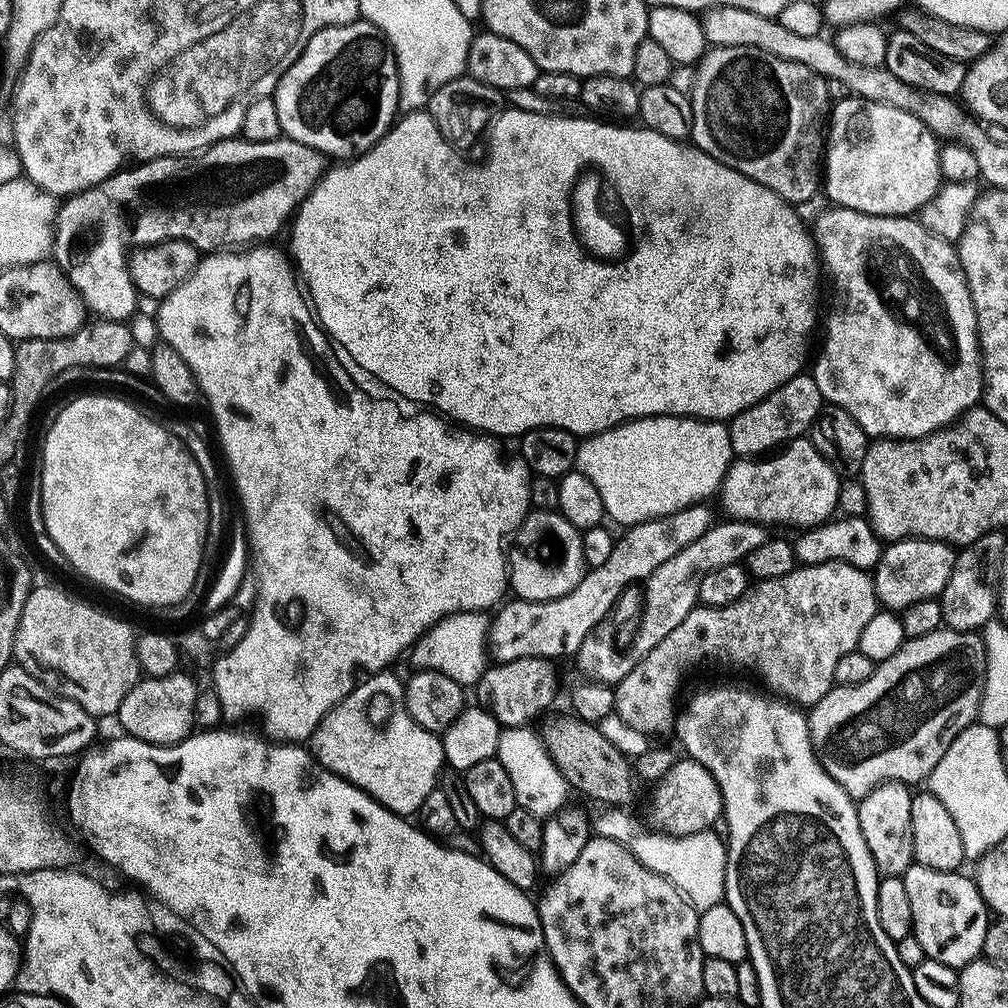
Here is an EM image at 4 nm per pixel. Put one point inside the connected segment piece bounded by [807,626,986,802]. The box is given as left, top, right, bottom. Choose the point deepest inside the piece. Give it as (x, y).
(934, 683)

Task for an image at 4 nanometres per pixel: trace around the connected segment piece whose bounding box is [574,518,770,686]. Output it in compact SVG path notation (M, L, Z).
M728 518L723 522L725 524L713 523L706 530L706 534L698 538L698 542L690 542L682 550L678 550L678 554L674 554L670 562L662 562L662 566L658 566L654 574L648 576L643 585L644 613L640 616L640 625L637 626L632 641L625 648L616 648L611 619L604 620L594 626L590 634L586 634L586 642L582 642L574 657L574 663L580 667L581 674L586 676L584 678L605 686L620 684L622 678L626 678L626 674L634 670L640 659L650 654L650 650L654 650L654 646L658 646L658 642L662 642L662 638L666 638L666 634L670 634L670 630L678 627L682 618L686 618L686 614L690 614L697 607L700 580L706 578L706 574L727 564L740 564L748 552L754 550L754 546L762 546L762 542L766 542L770 535L765 525L751 524L749 520Z

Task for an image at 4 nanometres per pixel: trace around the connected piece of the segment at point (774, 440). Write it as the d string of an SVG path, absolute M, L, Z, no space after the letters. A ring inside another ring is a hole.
M811 374L790 378L790 382L778 386L778 390L732 417L728 433L733 453L740 458L756 458L779 449L790 440L801 439L816 423L825 404L818 390L818 382Z

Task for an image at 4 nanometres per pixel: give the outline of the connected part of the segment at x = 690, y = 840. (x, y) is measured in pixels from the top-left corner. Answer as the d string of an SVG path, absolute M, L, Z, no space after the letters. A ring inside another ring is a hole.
M622 808L607 809L594 828L597 835L626 845L640 862L660 876L665 876L697 911L704 911L723 901L725 890L725 862L727 845L715 831L696 832L694 835L669 836L661 832L634 834L634 824Z

